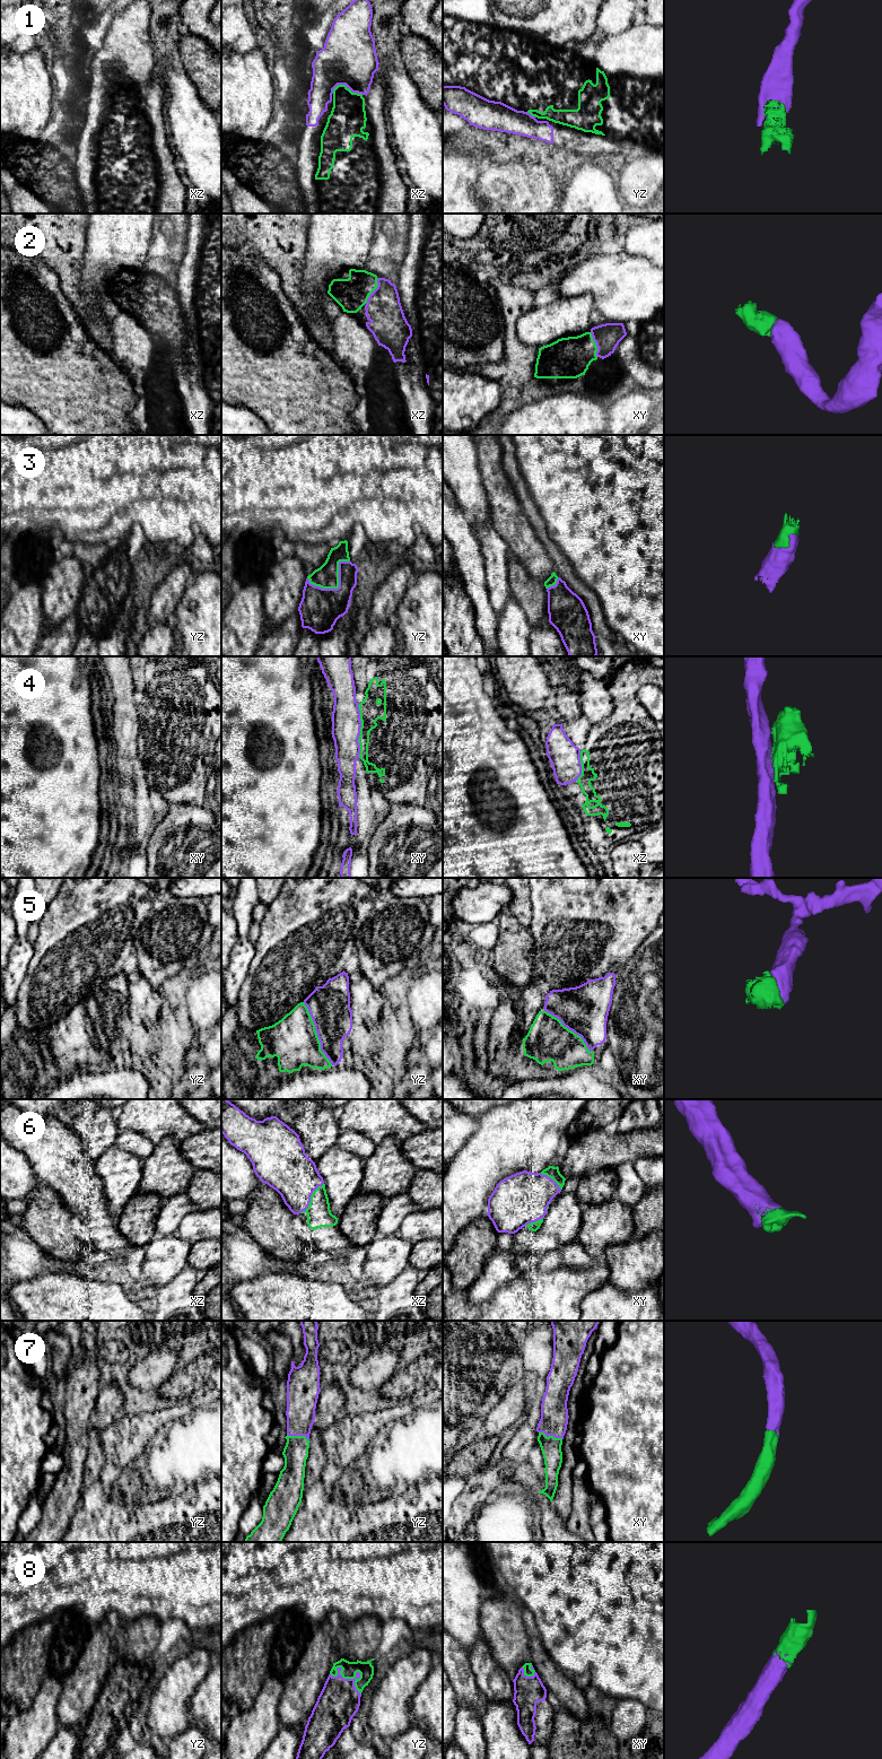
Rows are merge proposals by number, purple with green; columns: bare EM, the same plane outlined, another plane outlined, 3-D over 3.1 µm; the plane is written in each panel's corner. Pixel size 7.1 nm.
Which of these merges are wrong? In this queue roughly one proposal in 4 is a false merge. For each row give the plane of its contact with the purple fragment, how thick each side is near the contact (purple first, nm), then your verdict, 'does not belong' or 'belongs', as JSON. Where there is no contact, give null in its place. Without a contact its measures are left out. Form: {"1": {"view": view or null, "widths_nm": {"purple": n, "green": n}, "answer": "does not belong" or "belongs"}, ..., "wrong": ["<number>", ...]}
{"1": {"view": "xz", "widths_nm": {"purple": 380, "green": 260}, "answer": "does not belong"}, "2": {"view": "xz", "widths_nm": {"purple": 260, "green": 240}, "answer": "belongs"}, "3": {"view": "yz", "widths_nm": {"purple": 280, "green": 170}, "answer": "belongs"}, "4": {"view": "xy", "widths_nm": {"purple": 200, "green": 160}, "answer": "does not belong"}, "5": {"view": "yz", "widths_nm": {"purple": 300, "green": 340}, "answer": "belongs"}, "6": {"view": "xz", "widths_nm": {"purple": 320, "green": 180}, "answer": "belongs"}, "7": {"view": "xy", "widths_nm": {"purple": 200, "green": 140}, "answer": "belongs"}, "8": {"view": "yz", "widths_nm": {"purple": 300, "green": 110}, "answer": "belongs"}, "wrong": ["1", "4"]}

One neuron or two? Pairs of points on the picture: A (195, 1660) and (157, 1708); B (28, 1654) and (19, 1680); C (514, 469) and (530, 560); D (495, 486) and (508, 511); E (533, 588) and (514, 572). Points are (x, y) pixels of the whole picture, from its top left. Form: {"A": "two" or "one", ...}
{"A": "one", "B": "one", "C": "two", "D": "one", "E": "one"}

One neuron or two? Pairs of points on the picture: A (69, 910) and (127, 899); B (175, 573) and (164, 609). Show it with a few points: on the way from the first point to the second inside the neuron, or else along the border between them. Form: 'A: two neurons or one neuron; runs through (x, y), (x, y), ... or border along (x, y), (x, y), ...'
A: one neuron; runs through (84, 910), (105, 910), (112, 904)
B: one neuron; runs through (175, 582), (165, 600)

